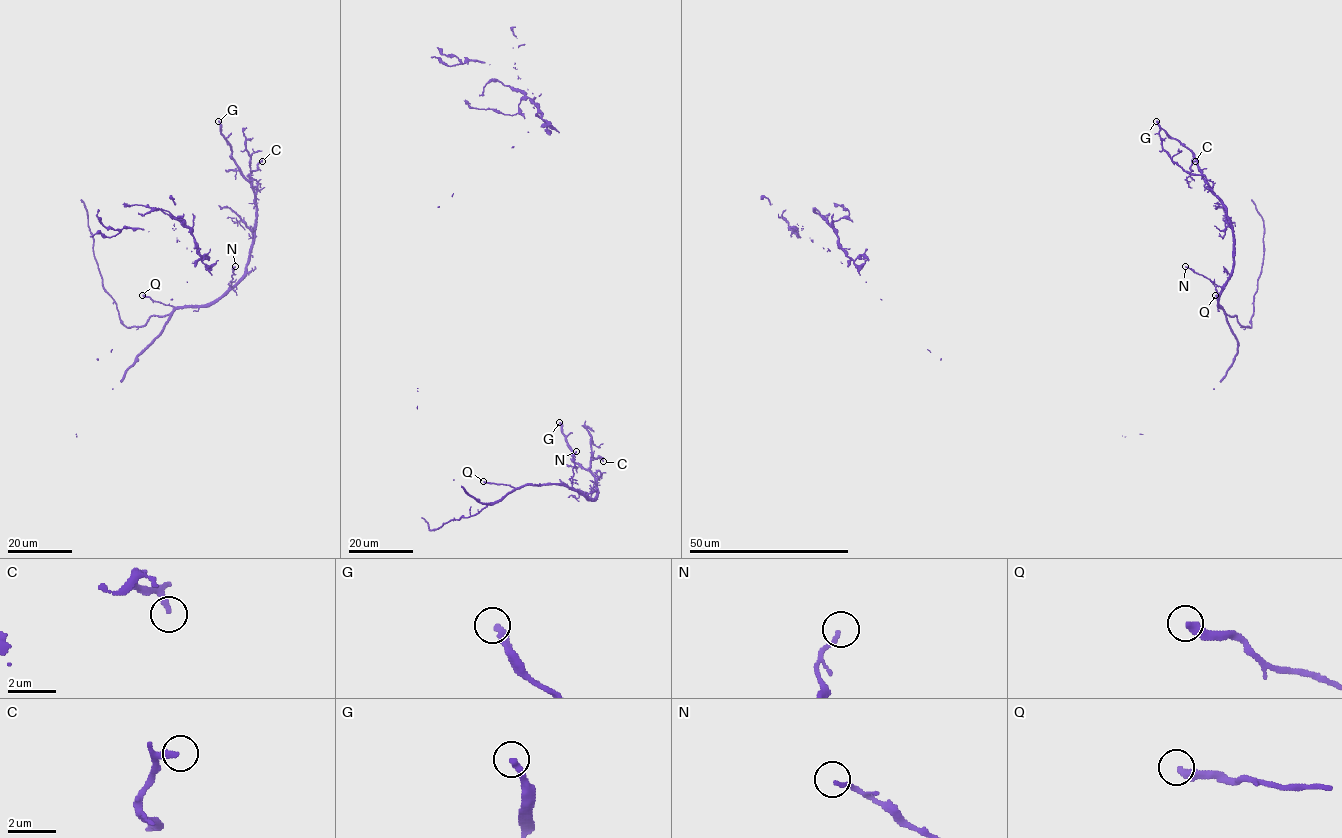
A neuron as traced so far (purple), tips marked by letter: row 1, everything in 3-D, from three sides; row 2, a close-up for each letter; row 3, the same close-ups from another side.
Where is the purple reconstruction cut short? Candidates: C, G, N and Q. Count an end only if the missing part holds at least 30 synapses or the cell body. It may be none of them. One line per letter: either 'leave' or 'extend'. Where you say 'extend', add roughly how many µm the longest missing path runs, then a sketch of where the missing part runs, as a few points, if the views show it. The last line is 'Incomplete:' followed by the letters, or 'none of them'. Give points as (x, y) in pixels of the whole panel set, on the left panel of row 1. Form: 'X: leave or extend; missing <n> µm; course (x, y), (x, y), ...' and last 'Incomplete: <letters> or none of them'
C: leave
G: extend; missing 50 µm; course (218, 121), (213, 113), (218, 102), (206, 91), (199, 75), (158, 44), (153, 43), (146, 48), (153, 53)
N: leave
Q: leave
Incomplete: G

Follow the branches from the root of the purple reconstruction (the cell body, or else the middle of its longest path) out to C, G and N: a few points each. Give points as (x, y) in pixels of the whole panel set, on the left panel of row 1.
C: (76, 435), (177, 309), (210, 305), (242, 276), (252, 242), (256, 211), (256, 196), (249, 175), (262, 161)
G: (76, 435), (177, 309), (214, 304), (244, 272), (256, 196), (231, 155), (218, 121)
N: (76, 435), (135, 358), (160, 333), (168, 317), (184, 306), (212, 305), (230, 286), (232, 268), (235, 266)

